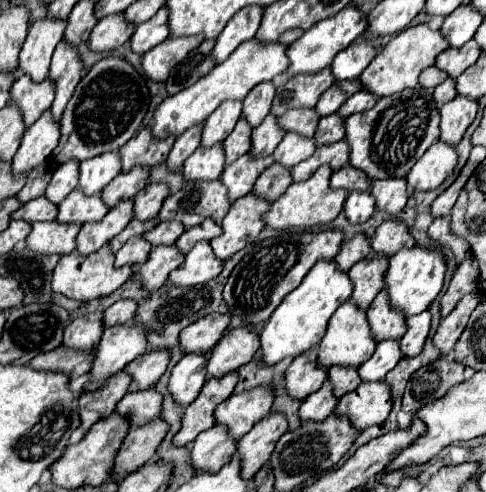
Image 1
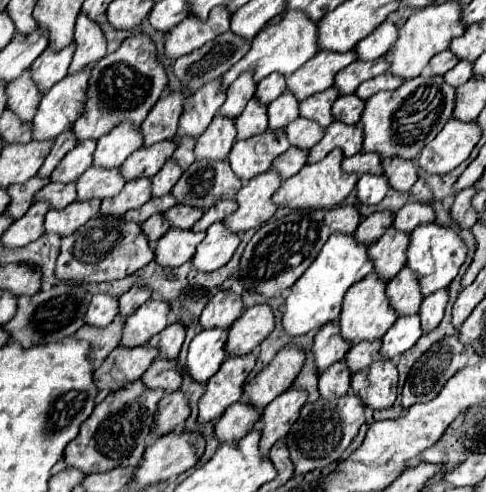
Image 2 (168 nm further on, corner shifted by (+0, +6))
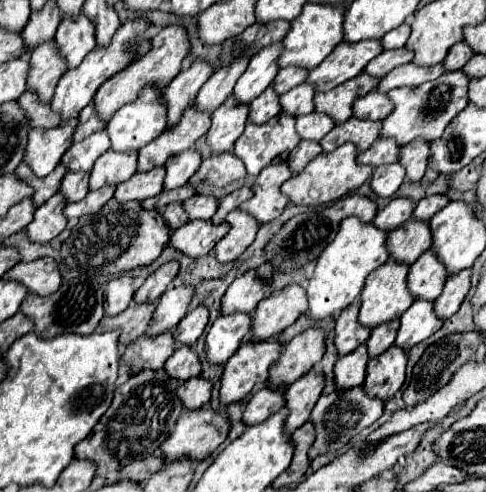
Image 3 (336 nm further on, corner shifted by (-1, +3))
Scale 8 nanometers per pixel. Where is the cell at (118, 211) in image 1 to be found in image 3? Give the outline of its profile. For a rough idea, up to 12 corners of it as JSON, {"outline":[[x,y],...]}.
{"outline":[[165,167],[117,185],[117,201],[143,201],[163,191]]}

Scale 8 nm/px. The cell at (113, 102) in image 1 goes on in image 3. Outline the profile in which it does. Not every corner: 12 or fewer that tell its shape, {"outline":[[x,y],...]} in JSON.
{"outline":[[165,27],[145,57],[99,87],[109,121],[147,83],[165,89],[189,53],[187,29]]}

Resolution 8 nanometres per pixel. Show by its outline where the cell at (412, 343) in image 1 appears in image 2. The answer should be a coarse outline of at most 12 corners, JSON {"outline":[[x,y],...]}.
{"outline":[[448,290],[422,300],[418,316],[424,334],[440,324]]}

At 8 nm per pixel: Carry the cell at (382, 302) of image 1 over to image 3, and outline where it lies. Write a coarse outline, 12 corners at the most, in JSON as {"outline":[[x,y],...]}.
{"outline":[[433,249],[409,271],[409,291],[433,301],[443,293],[447,271]]}

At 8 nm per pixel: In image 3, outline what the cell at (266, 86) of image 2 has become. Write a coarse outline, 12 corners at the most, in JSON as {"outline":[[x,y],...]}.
{"outline":[[279,69],[275,91],[279,95],[307,79],[305,69]]}

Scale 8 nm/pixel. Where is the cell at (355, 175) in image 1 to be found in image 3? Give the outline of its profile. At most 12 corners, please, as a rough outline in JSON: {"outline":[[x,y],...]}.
{"outline":[[379,137],[357,161],[379,167],[397,163],[401,147]]}

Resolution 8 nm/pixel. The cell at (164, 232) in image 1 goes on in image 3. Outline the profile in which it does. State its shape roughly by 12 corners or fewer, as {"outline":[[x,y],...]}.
{"outline":[[193,195],[183,201],[191,219],[211,219],[219,201]]}

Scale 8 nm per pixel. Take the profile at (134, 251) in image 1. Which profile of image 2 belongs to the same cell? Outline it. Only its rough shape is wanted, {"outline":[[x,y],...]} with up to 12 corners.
{"outline":[[162,214],[148,218],[142,234],[156,242],[170,230],[170,224],[162,220]]}

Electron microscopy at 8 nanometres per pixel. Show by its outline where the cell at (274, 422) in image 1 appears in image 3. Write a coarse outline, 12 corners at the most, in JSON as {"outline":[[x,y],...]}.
{"outline":[[315,369],[285,393],[293,433],[309,419],[325,377]]}

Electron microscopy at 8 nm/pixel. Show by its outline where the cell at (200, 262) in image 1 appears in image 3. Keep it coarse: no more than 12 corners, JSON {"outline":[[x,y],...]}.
{"outline":[[227,215],[229,233],[213,249],[217,261],[235,261],[253,243],[255,217]]}

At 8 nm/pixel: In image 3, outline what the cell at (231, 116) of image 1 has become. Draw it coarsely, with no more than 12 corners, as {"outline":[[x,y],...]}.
{"outline":[[281,41],[257,51],[235,85],[251,103],[277,75]]}

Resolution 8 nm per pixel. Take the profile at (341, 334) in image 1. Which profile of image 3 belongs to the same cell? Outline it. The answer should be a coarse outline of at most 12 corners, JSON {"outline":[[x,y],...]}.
{"outline":[[389,259],[361,293],[359,323],[399,319],[415,297],[407,263]]}

